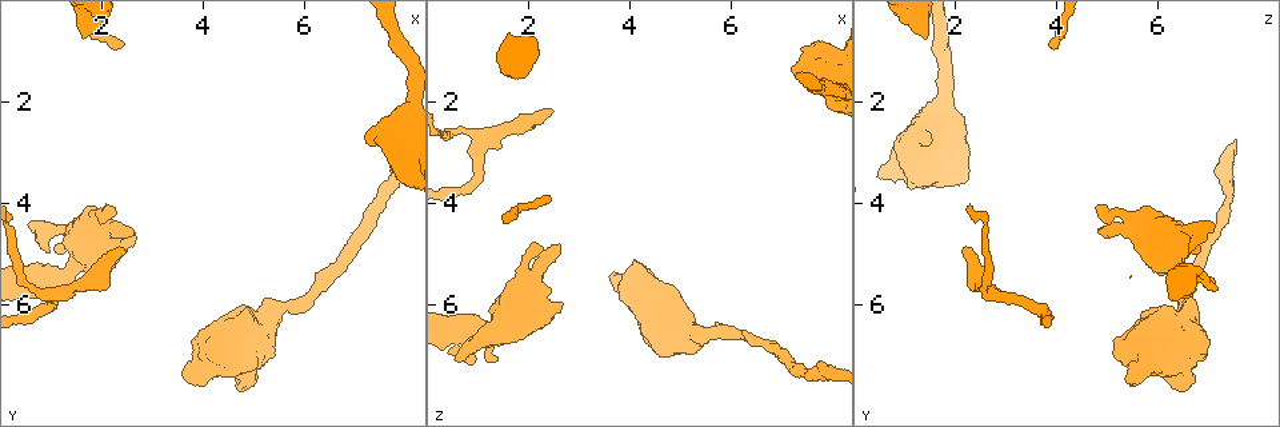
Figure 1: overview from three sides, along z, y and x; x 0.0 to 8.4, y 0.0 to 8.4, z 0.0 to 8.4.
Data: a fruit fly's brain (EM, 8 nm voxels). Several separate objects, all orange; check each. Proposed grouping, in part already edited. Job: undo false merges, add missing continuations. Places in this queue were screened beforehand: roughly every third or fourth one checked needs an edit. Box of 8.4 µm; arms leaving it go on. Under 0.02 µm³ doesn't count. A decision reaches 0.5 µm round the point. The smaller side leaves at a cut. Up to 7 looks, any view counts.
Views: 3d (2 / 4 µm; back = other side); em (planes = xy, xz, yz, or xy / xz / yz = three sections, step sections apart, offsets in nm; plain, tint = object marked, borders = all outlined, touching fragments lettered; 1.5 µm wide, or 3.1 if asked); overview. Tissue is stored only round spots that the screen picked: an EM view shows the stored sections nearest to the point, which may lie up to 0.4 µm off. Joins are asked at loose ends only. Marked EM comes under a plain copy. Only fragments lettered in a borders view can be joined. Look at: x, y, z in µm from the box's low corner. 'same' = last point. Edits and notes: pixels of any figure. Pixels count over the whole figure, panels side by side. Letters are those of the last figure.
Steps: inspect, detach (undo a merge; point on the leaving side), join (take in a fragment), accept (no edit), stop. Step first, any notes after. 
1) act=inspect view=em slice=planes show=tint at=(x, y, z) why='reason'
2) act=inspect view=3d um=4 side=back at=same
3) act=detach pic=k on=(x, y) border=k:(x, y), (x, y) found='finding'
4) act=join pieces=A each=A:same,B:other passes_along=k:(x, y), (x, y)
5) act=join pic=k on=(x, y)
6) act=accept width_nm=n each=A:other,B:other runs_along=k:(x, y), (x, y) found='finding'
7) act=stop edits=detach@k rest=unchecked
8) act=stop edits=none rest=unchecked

act=inspect view=em slice=planes show=borders at=(1.65, 0.75, 1.50) why='stops while still wide'

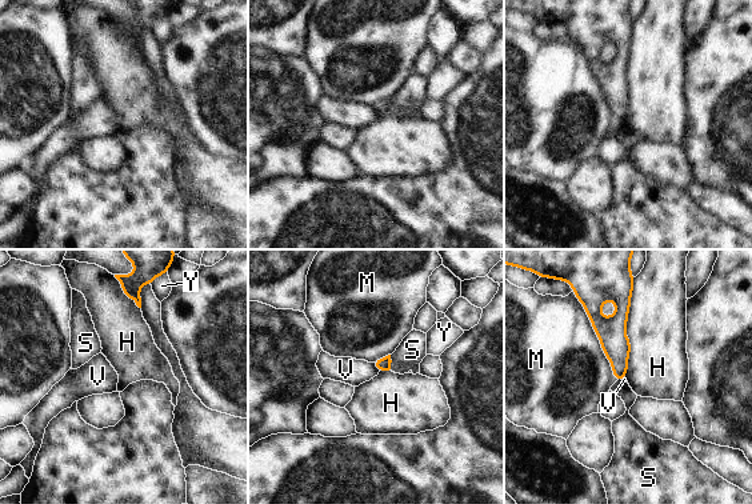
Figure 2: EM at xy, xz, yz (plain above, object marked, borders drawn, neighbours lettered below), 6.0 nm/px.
act=accept longest_contact=H:550nm each=H:other,M:other,S:other,V:other,Y:other runs_along=2:(627, 298), (618, 322), (619, 378) found='none of them fits'

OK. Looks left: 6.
act=inspect view=em slice=xy step=8 show=tint at=(2.40, 4.90, 2.20) why='branch stops here'

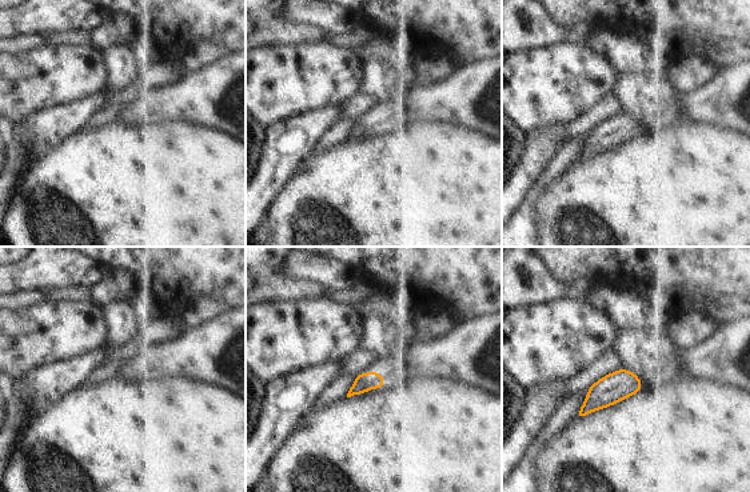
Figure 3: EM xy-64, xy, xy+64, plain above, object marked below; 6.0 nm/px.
act=inspect view=em slice=planes show=borders at=same

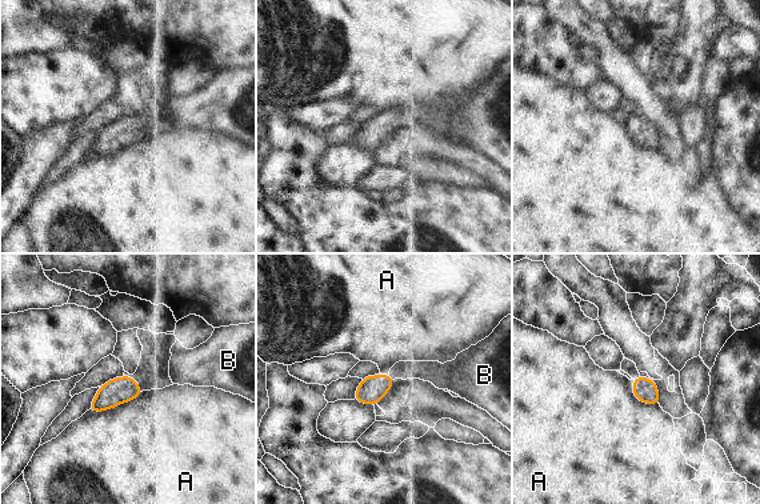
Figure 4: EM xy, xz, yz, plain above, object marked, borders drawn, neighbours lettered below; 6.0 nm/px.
act=join pieces=B each=A:other,B:same passes_along=4:(371, 390), (391, 376), (428, 371) found='the cell continues'

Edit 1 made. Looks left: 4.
act=inspect view=overview why='redraw'

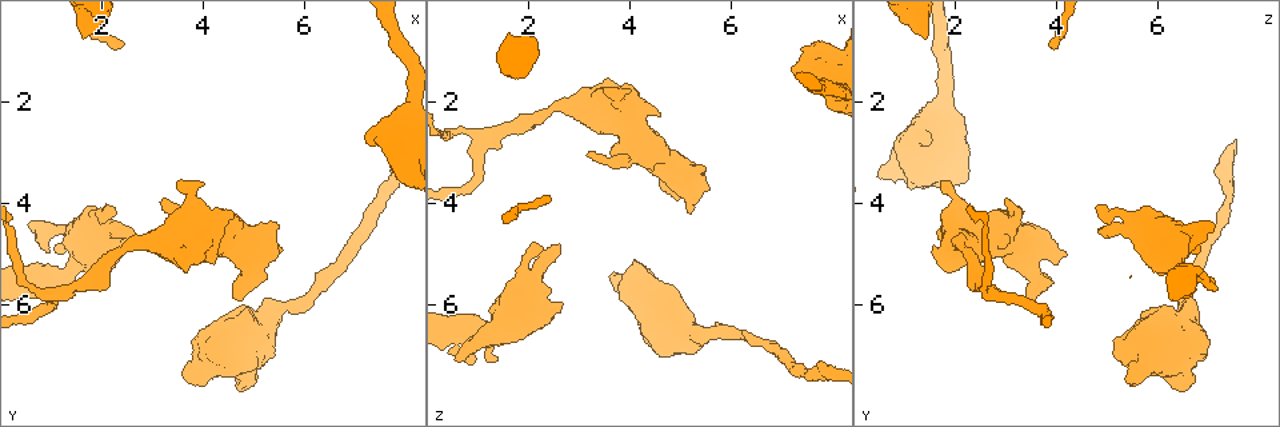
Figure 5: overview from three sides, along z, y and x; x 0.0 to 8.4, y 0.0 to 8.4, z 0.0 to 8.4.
act=inspect view=em slice=planes show=borders at=(4.15, 7.00, 5.10) why='thick end'

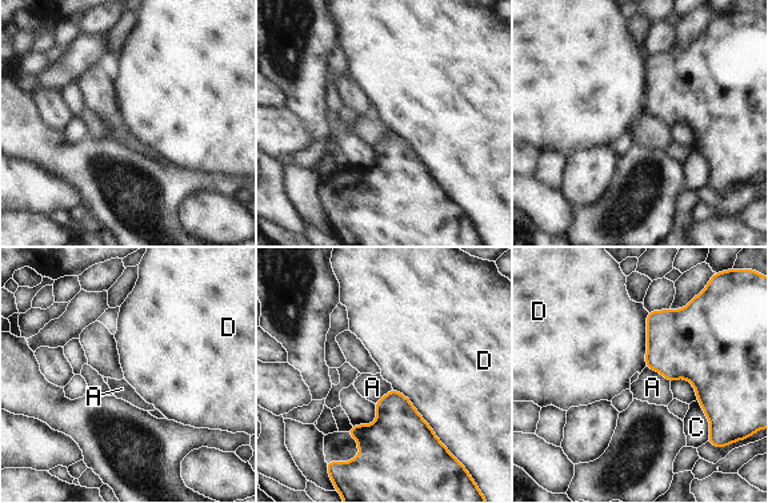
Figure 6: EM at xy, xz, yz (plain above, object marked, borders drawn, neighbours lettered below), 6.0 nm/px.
act=accept each=A:other,C:other,D:other border=6:(392, 387), (411, 402), (444, 446) found='no lettered fragment goes on from it'

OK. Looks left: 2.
act=stop edits=join@4 rest=unchecked

